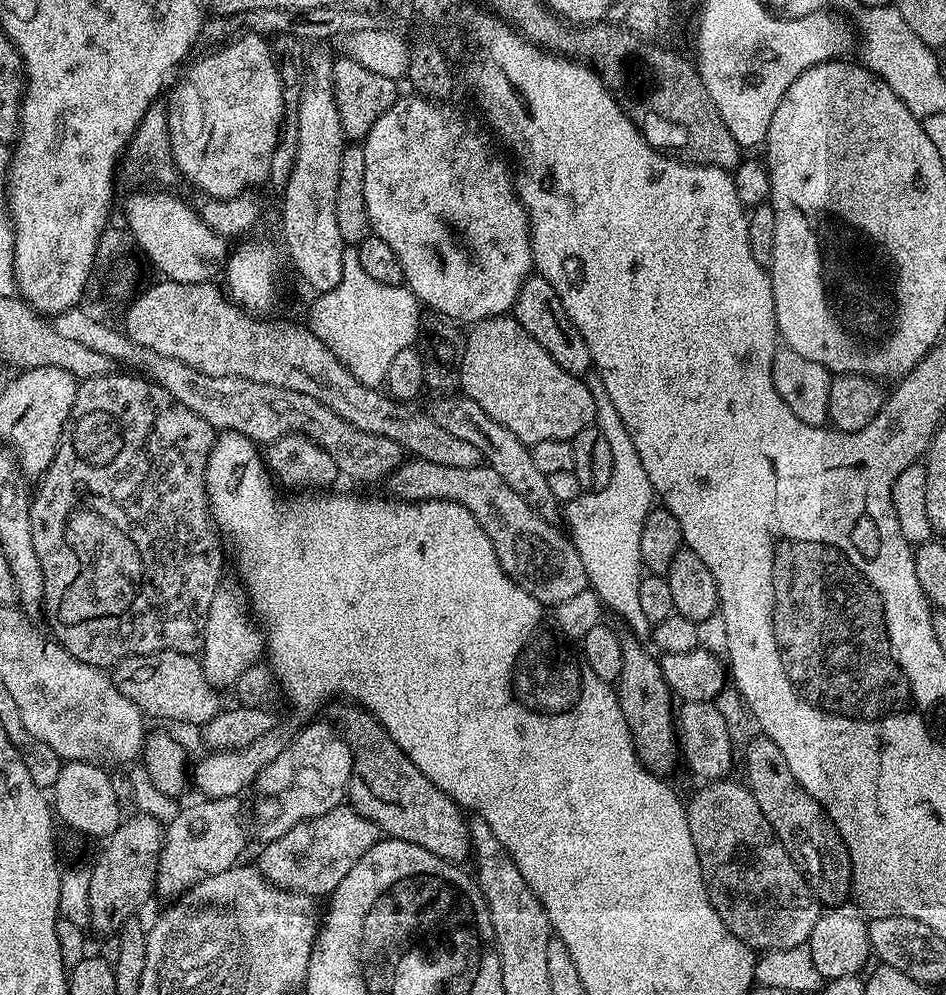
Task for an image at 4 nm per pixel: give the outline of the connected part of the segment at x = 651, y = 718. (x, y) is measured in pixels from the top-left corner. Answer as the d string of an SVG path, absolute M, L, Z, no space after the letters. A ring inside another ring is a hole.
M624 638L620 641L622 646L622 674L618 681L618 695L622 706L622 714L626 718L628 729L632 735L632 745L636 748L636 756L648 771L664 778L669 775L667 772L675 766L676 760L678 764L682 756L678 743L678 720L674 715L674 708L672 712L674 697L664 680L659 659L655 655L652 657L640 644L643 643L636 638Z

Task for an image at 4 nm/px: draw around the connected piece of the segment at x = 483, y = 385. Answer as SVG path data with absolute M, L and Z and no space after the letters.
M511 315L492 316L471 329L458 356L458 384L463 395L478 404L498 425L506 427L526 445L551 440L572 440L584 428L593 427L596 407L591 390L581 377L566 374Z

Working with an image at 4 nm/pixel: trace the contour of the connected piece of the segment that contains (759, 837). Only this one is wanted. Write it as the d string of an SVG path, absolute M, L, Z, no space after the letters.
M725 778L699 786L701 788L693 794L692 801L689 799L686 804L688 825L704 885L714 910L718 910L718 918L722 918L728 929L757 954L807 945L810 930L814 930L814 922L818 922L822 905L810 890L800 868L790 858L786 846L782 846L778 834L774 834L774 826L766 822L766 814L762 814L758 802L754 802L754 794L747 783L735 784L732 778Z

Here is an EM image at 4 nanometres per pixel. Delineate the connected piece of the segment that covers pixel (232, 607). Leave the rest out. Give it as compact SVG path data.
M217 590L214 602L210 602L204 627L204 646L198 656L206 674L206 682L210 682L218 690L231 689L236 680L246 674L248 667L257 663L266 652L263 631L254 623L246 607L245 597L243 600L236 592L224 591Z

